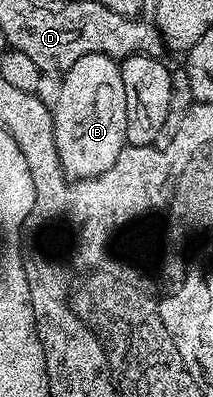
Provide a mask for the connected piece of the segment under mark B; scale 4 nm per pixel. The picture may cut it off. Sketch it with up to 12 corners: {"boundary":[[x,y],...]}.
{"boundary":[[119,63],[62,72],[55,148],[68,180],[92,179],[127,143]]}

